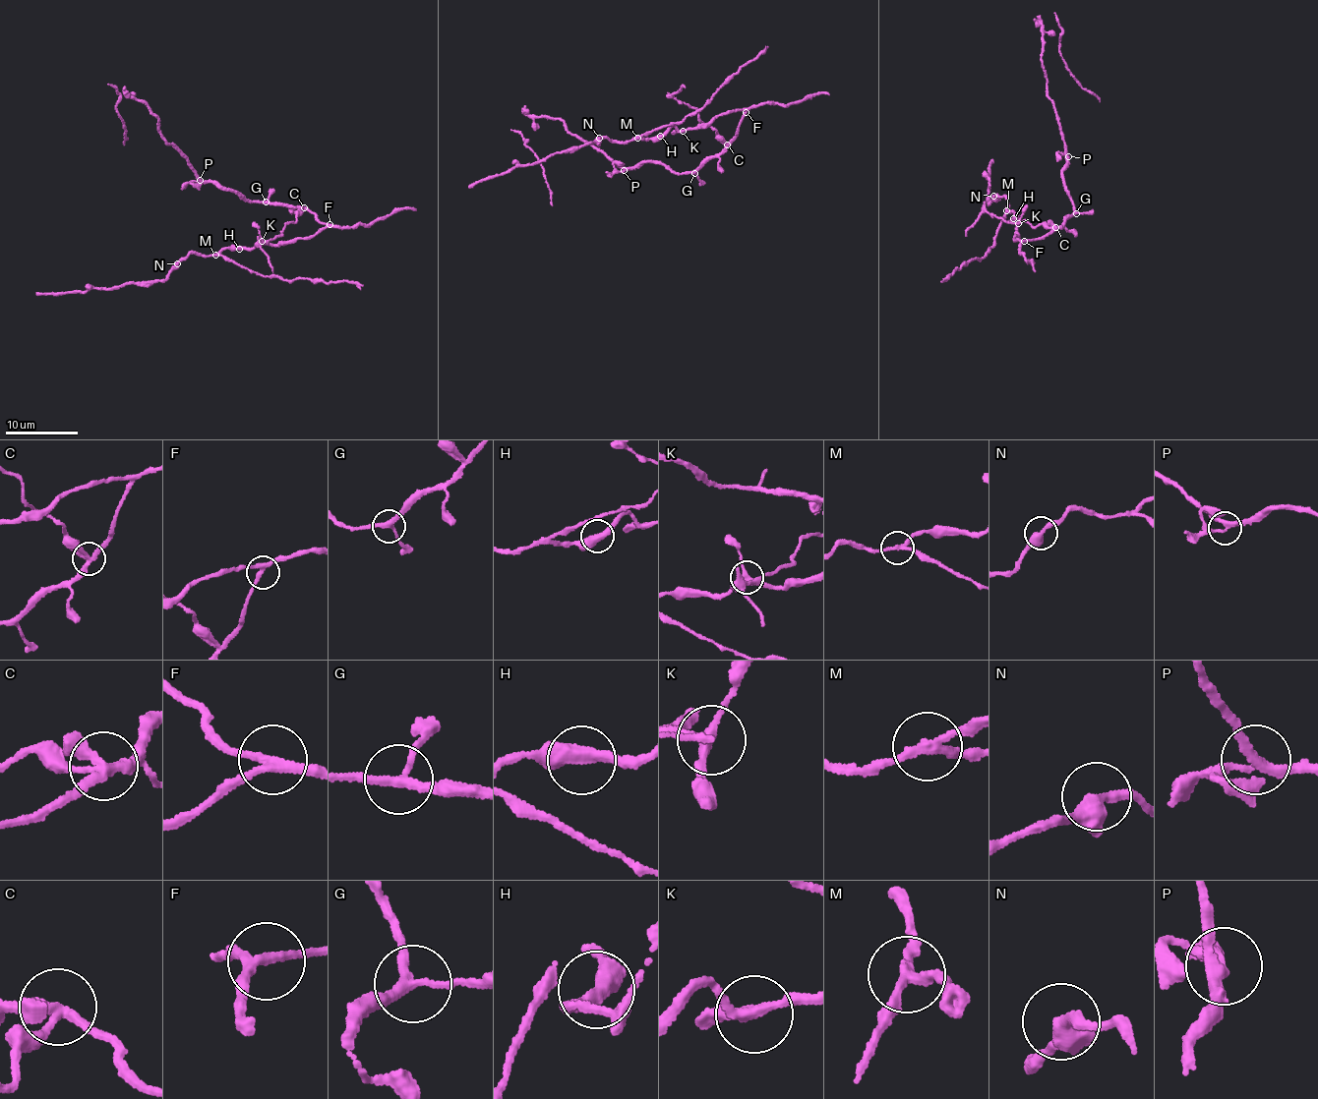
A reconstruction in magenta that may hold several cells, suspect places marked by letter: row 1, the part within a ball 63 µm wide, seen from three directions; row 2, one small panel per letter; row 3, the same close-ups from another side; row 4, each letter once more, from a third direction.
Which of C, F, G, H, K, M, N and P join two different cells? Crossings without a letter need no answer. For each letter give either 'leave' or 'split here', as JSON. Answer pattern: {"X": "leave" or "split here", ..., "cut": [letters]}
{"C": "split here", "F": "leave", "G": "leave", "H": "leave", "K": "leave", "M": "split here", "N": "leave", "P": "leave", "cut": ["C", "M"]}

